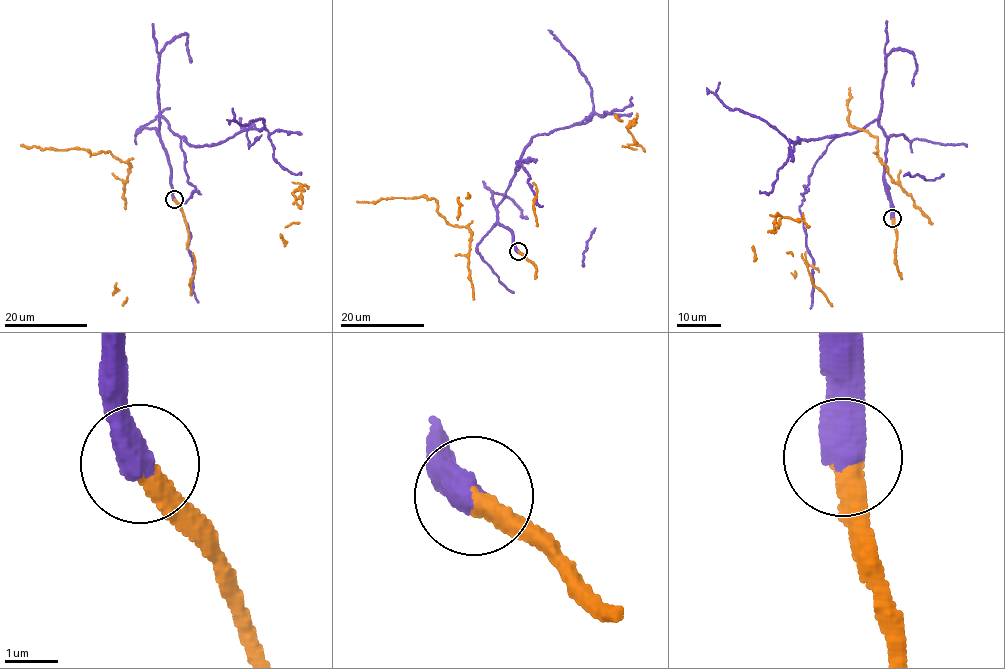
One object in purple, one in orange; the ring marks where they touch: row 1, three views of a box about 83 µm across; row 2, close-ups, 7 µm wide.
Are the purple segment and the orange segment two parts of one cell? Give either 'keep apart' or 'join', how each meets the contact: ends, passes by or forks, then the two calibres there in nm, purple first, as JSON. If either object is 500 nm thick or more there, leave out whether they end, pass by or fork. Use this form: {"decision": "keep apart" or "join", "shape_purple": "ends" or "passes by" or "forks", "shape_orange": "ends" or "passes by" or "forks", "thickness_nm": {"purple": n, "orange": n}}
{"decision": "join", "thickness_nm": {"purple": 600, "orange": 380}}

